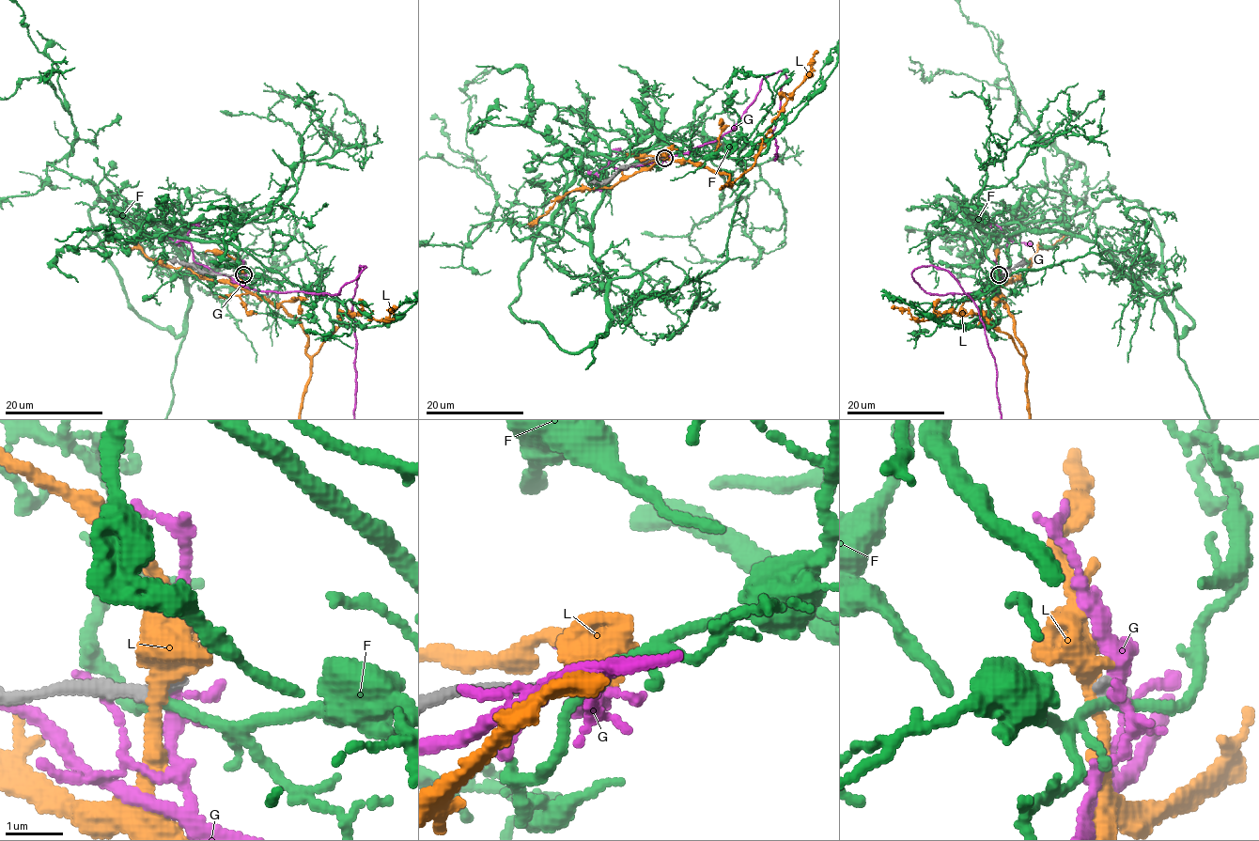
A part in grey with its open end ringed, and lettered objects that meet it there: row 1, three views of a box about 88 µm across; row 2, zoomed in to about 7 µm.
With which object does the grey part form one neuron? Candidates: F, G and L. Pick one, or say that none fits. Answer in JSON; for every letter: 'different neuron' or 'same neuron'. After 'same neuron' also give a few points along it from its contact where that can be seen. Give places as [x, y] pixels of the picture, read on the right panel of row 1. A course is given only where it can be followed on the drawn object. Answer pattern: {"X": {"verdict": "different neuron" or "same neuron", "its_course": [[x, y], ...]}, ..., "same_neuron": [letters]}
{"F": {"verdict": "different neuron"}, "G": {"verdict": "different neuron"}, "L": {"verdict": "different neuron"}, "same_neuron": []}

